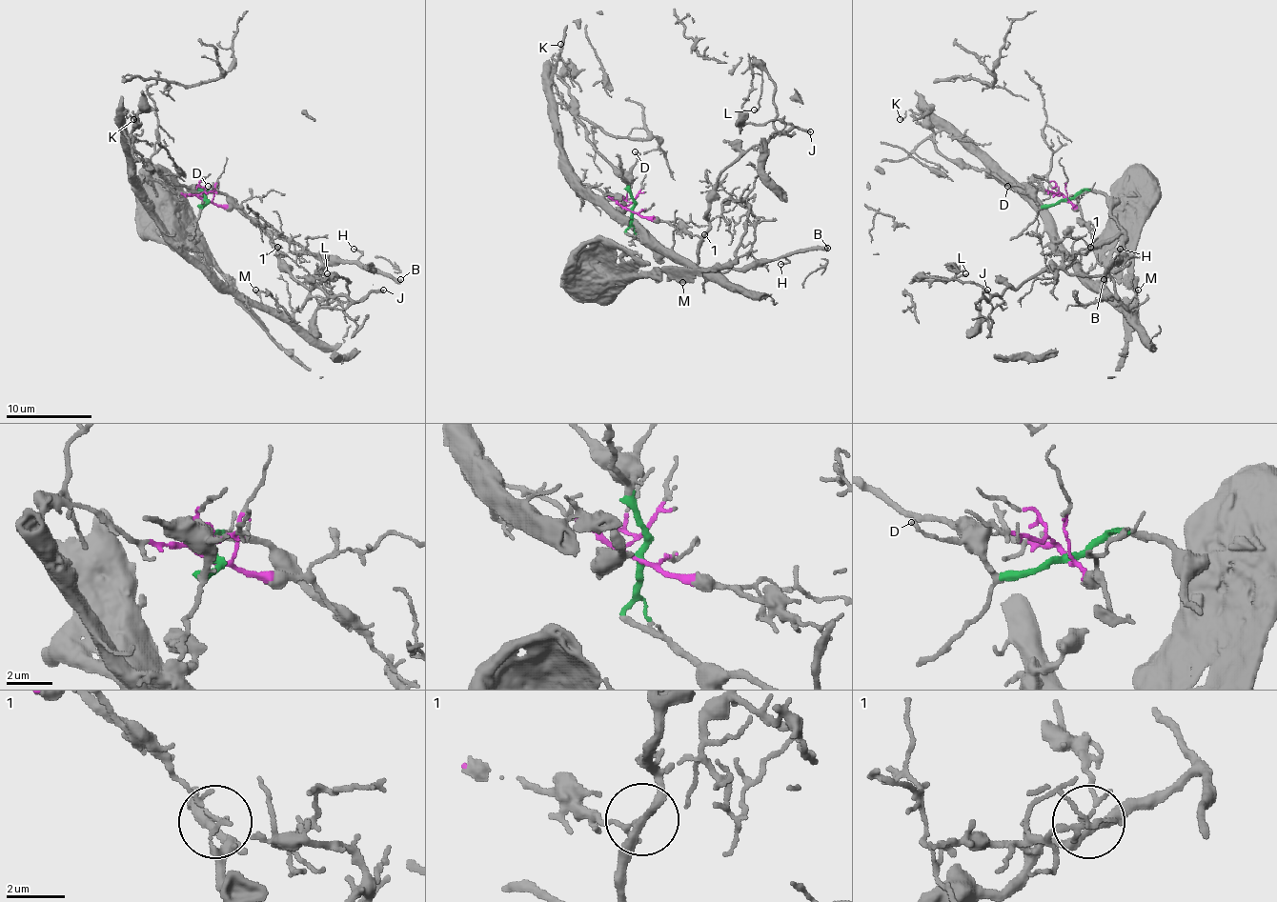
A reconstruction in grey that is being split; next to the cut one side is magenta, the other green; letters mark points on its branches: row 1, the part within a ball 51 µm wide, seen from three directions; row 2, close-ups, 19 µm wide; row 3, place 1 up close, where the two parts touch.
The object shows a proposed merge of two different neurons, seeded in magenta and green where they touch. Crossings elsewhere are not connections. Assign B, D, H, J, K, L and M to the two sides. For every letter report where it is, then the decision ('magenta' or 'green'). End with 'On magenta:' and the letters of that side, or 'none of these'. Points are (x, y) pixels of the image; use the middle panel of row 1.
B: at (827, 248); green
D: at (635, 151); green
H: at (780, 264); green
J: at (810, 131); green
K: at (560, 44); magenta
L: at (754, 110); green
M: at (682, 282); magenta
On magenta: K, M

